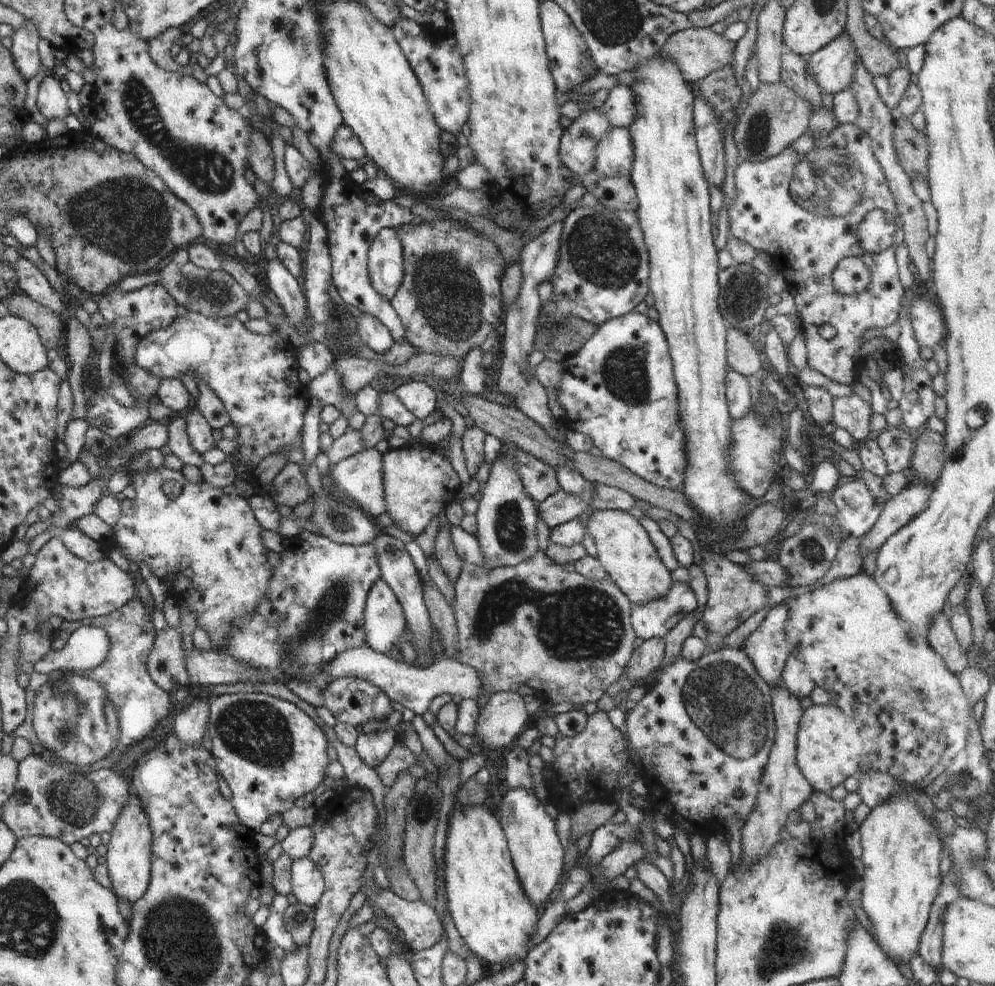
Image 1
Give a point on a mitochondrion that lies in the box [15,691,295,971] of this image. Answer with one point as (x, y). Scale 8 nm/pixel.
(78, 803)

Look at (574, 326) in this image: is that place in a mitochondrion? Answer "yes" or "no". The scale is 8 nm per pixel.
no

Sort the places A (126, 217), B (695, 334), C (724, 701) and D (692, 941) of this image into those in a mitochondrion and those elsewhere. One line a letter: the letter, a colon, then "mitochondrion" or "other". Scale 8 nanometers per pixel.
A: mitochondrion
B: other
C: mitochondrion
D: other

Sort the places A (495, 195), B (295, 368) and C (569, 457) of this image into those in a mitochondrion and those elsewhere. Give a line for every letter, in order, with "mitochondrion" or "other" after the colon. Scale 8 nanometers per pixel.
A: other
B: other
C: other

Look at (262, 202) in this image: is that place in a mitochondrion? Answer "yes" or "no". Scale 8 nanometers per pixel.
no

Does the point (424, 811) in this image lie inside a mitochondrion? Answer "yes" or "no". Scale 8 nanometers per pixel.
yes

